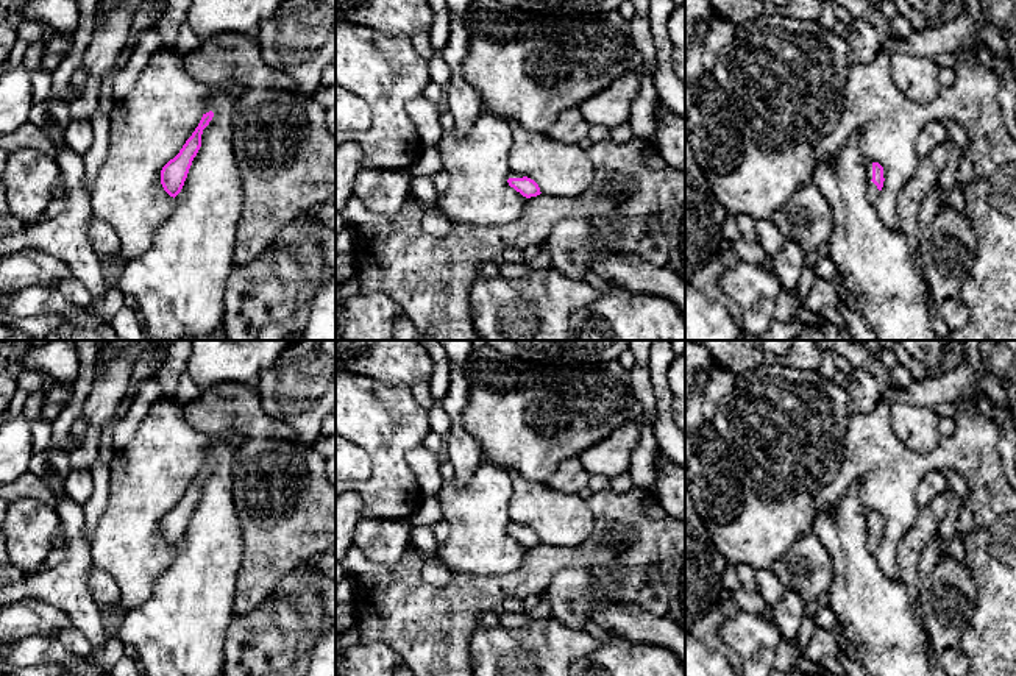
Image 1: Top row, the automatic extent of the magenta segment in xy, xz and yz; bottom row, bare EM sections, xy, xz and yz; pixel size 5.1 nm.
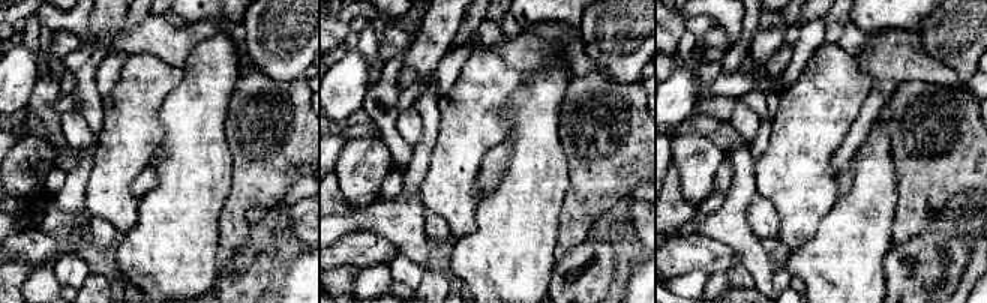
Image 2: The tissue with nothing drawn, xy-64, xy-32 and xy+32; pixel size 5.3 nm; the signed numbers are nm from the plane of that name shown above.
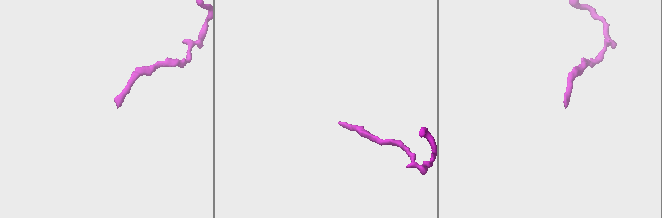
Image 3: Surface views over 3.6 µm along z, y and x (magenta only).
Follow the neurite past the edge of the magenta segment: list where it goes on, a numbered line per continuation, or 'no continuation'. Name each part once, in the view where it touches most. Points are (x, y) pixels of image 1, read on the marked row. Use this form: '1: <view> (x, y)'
1: yz (873, 192)

